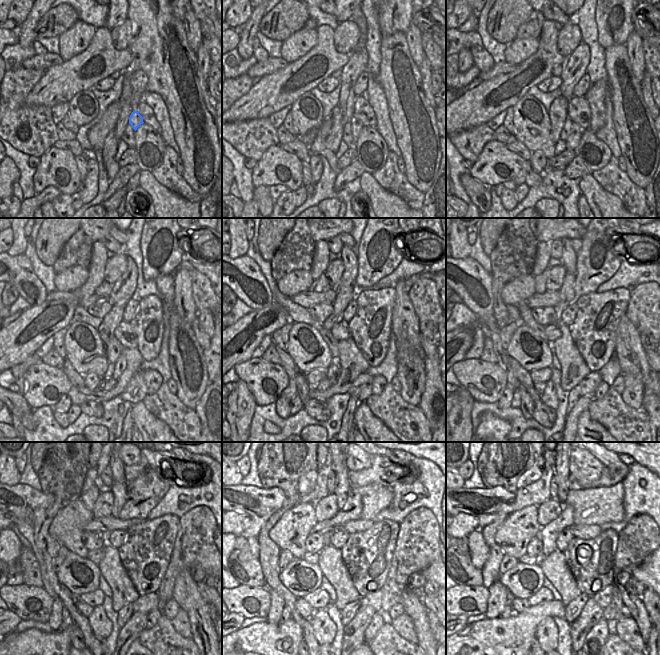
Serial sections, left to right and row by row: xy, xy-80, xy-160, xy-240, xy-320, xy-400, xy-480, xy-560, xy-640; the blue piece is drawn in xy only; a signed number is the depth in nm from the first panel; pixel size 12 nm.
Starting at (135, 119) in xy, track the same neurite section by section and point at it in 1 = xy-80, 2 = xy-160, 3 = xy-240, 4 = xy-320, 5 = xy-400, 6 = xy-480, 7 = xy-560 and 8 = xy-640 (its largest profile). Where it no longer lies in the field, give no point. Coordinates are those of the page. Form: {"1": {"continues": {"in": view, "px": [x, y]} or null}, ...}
{"1": {"continues": {"in": "xy-80", "px": [356, 125]}}, "2": {"continues": {"in": "xy-160", "px": [572, 141]}}, "3": {"continues": {"in": "xy-240", "px": [120, 365]}}, "4": {"continues": {"in": "xy-320", "px": [336, 376]}}, "5": {"continues": {"in": "xy-400", "px": [548, 397]}}, "6": {"continues": {"in": "xy-480", "px": [101, 626]}}, "7": {"continues": {"in": "xy-560", "px": [324, 628]}}, "8": {"continues": {"in": "xy-640", "px": [547, 631]}}}

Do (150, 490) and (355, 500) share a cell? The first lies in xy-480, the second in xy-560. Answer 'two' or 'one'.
one

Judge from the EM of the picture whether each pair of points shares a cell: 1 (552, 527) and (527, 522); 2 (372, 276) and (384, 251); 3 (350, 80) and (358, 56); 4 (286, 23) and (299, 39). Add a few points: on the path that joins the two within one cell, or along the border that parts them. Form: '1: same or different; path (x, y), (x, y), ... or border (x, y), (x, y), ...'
1: different; border (541, 527), (538, 532)
2: same; path (372, 270), (372, 266), (378, 257)
3: same; path (350, 74), (357, 62)
4: different; border (302, 27), (282, 42)

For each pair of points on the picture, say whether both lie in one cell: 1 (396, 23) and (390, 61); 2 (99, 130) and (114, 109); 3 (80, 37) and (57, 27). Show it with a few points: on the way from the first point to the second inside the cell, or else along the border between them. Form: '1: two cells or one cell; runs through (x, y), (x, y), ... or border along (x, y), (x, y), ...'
1: two cells; border along (405, 32), (392, 32), (382, 36)
2: one cell; runs through (104, 125), (112, 114)
3: two cells; border along (78, 19), (59, 36)

